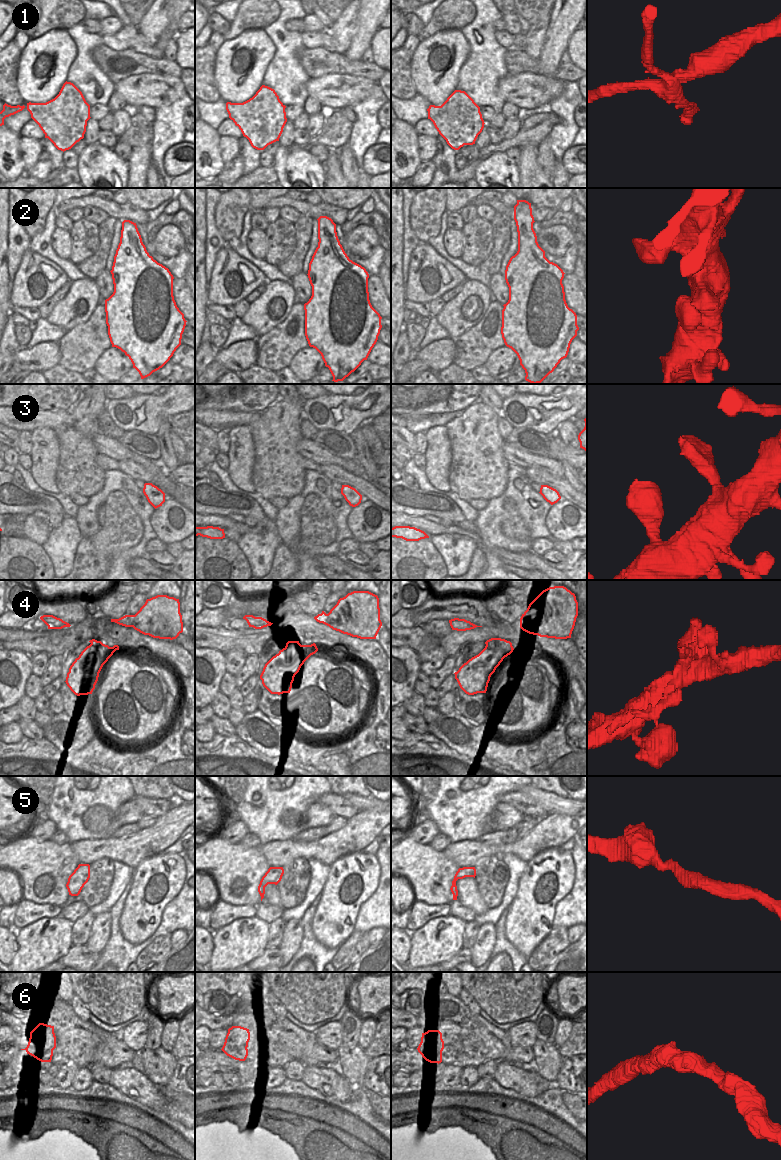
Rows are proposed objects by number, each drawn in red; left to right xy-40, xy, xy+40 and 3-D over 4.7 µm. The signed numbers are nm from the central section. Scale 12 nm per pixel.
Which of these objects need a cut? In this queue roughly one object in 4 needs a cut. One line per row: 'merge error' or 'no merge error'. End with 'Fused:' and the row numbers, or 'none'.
1: merge error
2: no merge error
3: no merge error
4: merge error
5: no merge error
6: no merge error
Fused: 1, 4

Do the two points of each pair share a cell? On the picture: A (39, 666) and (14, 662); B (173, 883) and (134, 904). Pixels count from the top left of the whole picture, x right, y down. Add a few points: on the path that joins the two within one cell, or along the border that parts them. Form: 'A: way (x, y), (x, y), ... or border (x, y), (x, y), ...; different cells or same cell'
A: border (29, 656), (32, 673); different cells
B: way (167, 894), (159, 904), (153, 906), (145, 905); same cell

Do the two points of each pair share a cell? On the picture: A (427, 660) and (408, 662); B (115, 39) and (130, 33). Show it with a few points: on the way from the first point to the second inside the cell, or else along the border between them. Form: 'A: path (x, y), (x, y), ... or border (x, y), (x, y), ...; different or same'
A: border (416, 652), (418, 666), (421, 671); different
B: path (119, 39), (126, 35); same

